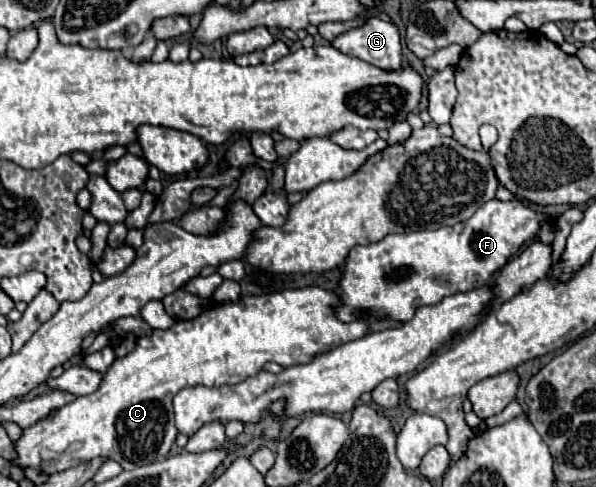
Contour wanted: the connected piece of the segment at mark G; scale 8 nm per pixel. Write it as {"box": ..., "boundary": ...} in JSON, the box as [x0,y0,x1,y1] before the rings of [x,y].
{"box":[331,16,401,70],"boundary":[[[369,16],[361,26],[339,34],[331,46],[347,56],[361,58],[383,70],[401,68],[399,30],[393,22],[379,16]]]}

